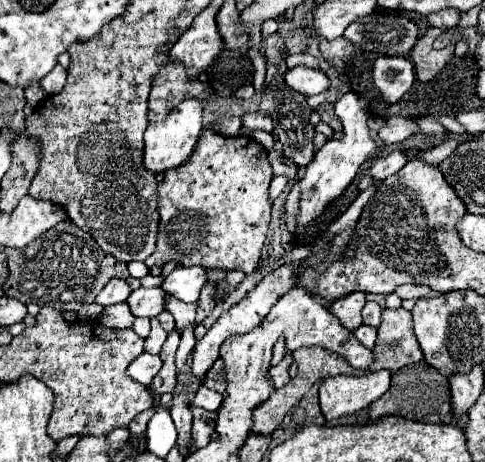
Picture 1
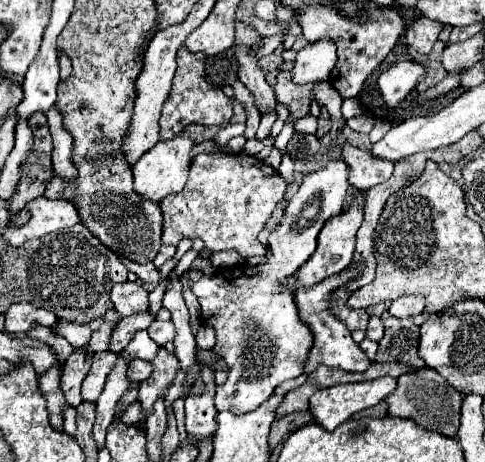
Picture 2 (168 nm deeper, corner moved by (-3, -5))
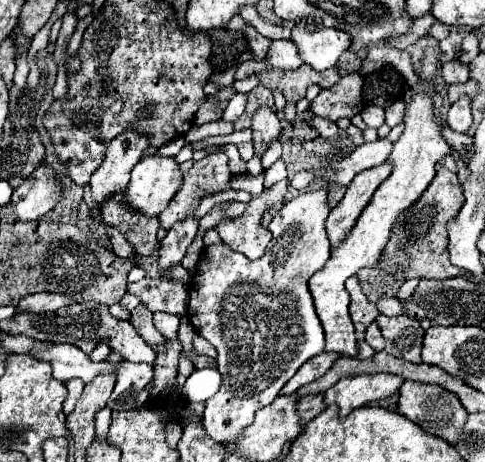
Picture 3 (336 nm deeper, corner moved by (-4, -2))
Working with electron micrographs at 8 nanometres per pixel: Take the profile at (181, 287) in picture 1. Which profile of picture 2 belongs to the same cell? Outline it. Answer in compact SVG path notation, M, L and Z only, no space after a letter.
M331 160L325 168L305 176L301 188L289 200L281 222L269 234L269 252L271 254L265 260L265 264L235 266L231 270L221 268L213 276L203 276L191 286L191 292L197 296L199 306L201 306L201 324L211 326L215 330L217 342L213 346L213 352L219 354L223 360L233 360L233 374L229 374L225 384L217 386L217 390L215 390L215 408L219 412L229 410L233 414L247 414L247 412L259 408L281 382L303 374L309 350L313 346L313 332L299 316L299 310L297 310L297 304L293 298L293 288L283 286L283 284L313 256L313 252L317 248L317 236L319 236L323 224L331 216L335 216L343 210L347 186L349 186L347 174L349 174L349 168L343 160Z

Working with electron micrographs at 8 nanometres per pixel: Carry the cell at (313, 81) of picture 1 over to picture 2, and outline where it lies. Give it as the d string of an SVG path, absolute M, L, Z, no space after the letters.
M321 38L309 42L305 48L297 52L297 64L291 72L293 82L309 84L309 82L325 82L335 68L337 54L335 44L329 38Z

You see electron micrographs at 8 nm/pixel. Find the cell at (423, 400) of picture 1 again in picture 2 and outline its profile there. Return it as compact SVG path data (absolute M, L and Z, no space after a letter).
M421 368L421 370L413 372L413 374L403 374L399 378L399 384L397 384L395 392L389 394L387 404L389 404L389 414L391 416L415 420L425 430L439 432L439 434L449 436L449 438L453 438L457 434L457 430L459 430L459 414L461 414L463 398L433 368Z

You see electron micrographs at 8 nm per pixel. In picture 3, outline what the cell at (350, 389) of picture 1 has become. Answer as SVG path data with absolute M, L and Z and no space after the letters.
M390 373L346 377L324 393L324 403L338 405L340 419L346 419L354 409L364 407L370 401L394 395L400 389L402 381L404 381L402 377Z

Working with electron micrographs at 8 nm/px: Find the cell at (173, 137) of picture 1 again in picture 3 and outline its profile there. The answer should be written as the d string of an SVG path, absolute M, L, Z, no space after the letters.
M146 155L132 169L132 179L126 187L126 199L134 209L144 211L146 215L160 215L180 187L182 187L182 169L174 157Z

